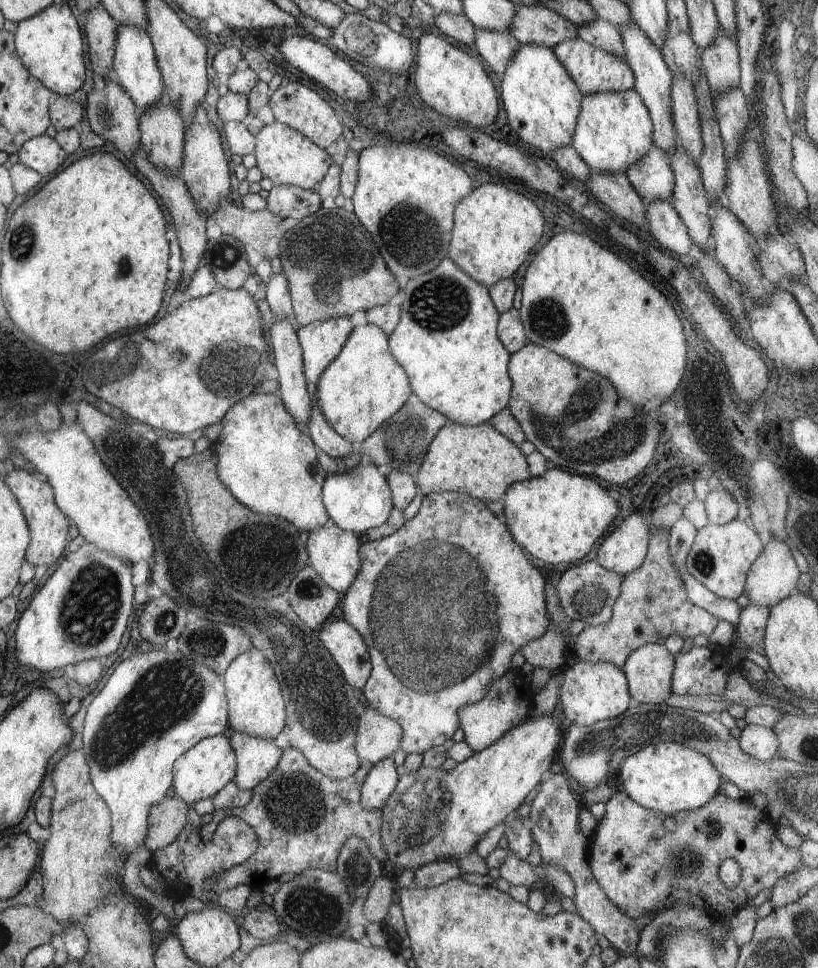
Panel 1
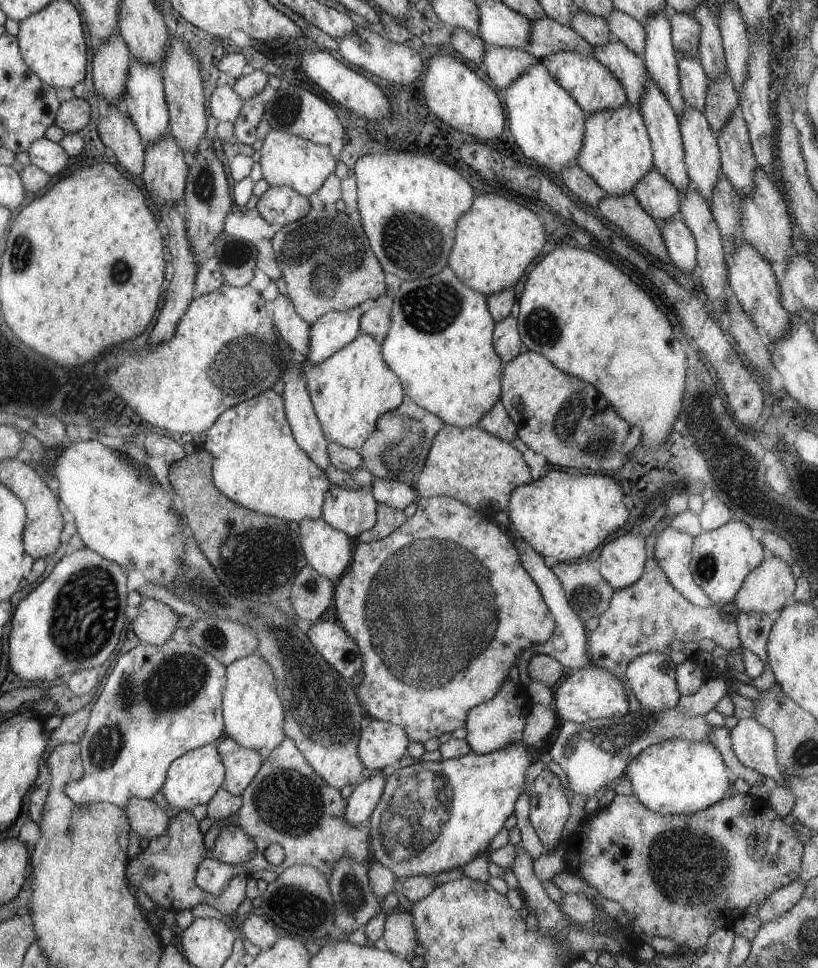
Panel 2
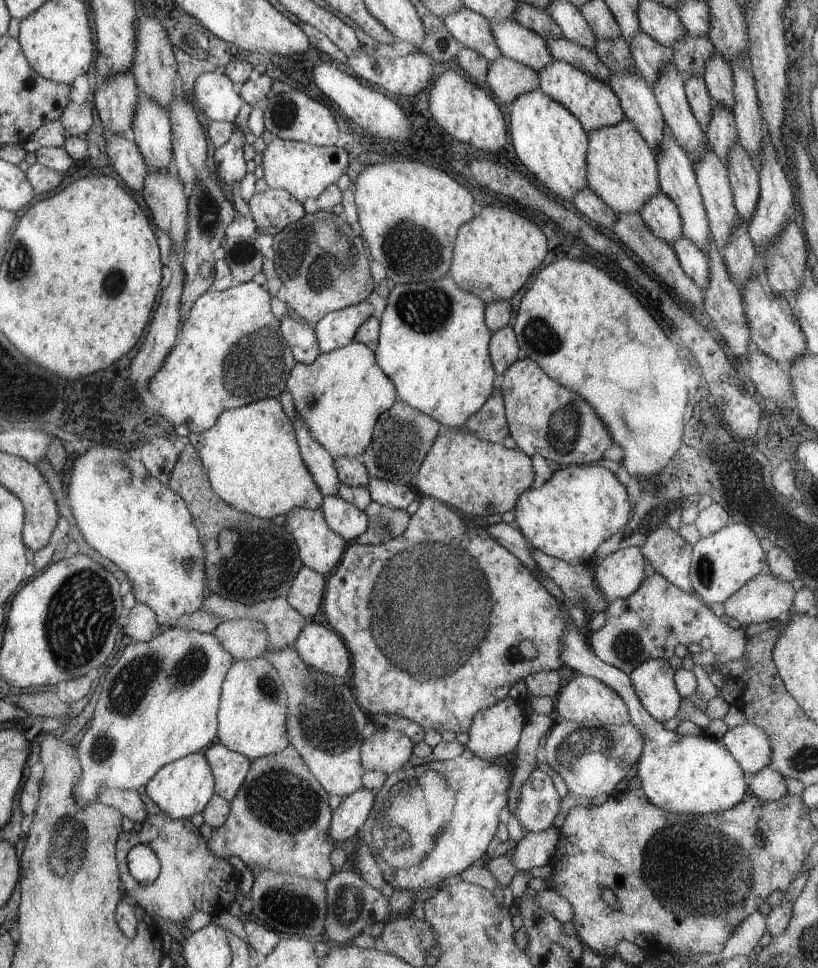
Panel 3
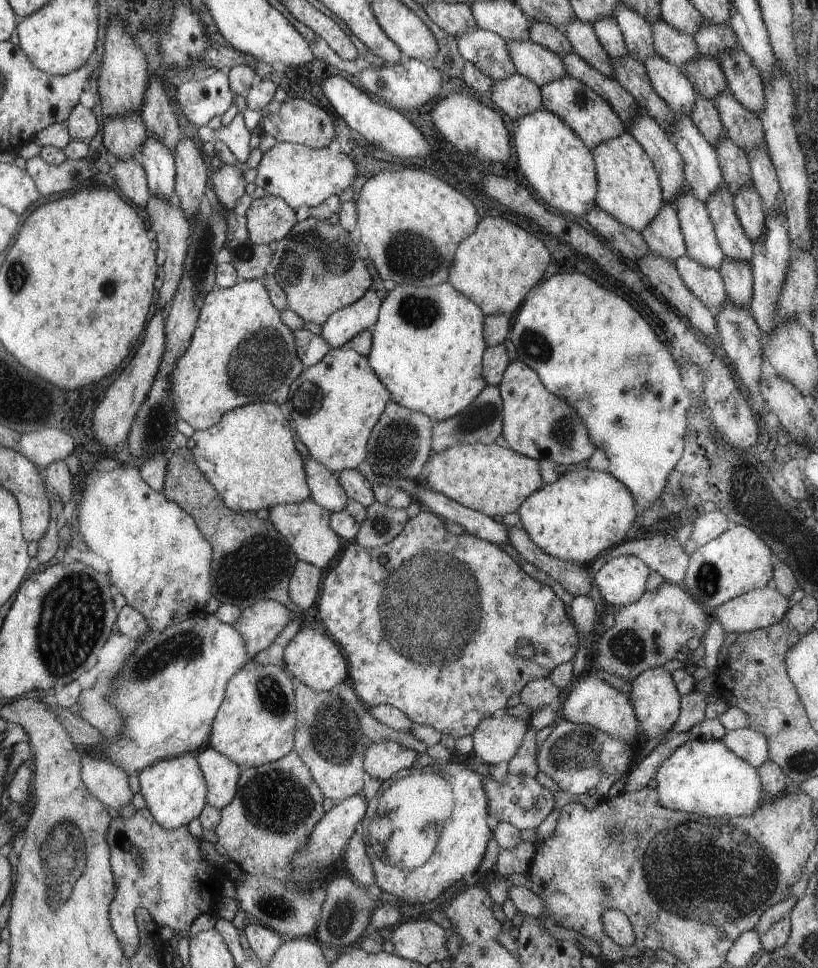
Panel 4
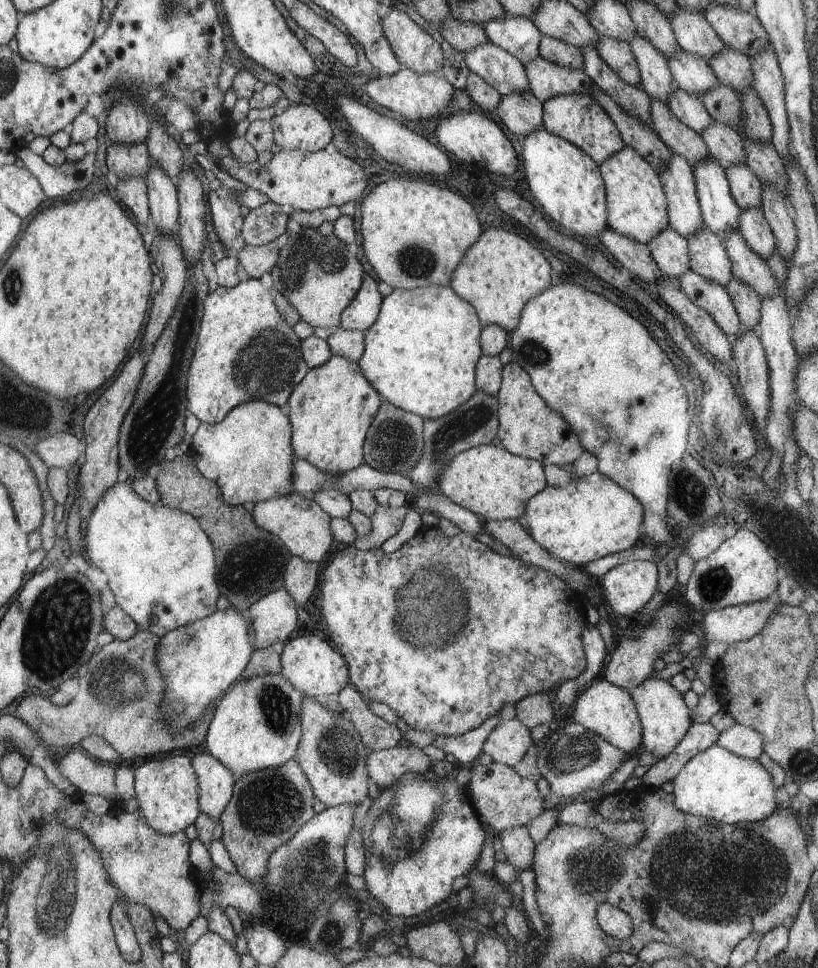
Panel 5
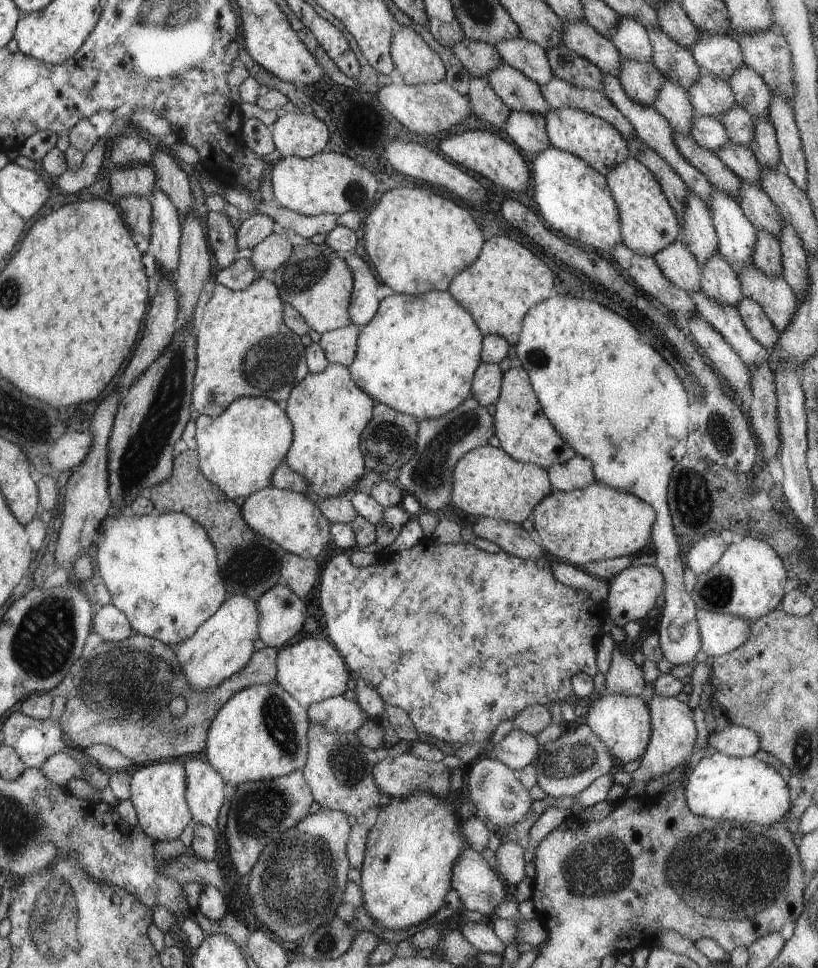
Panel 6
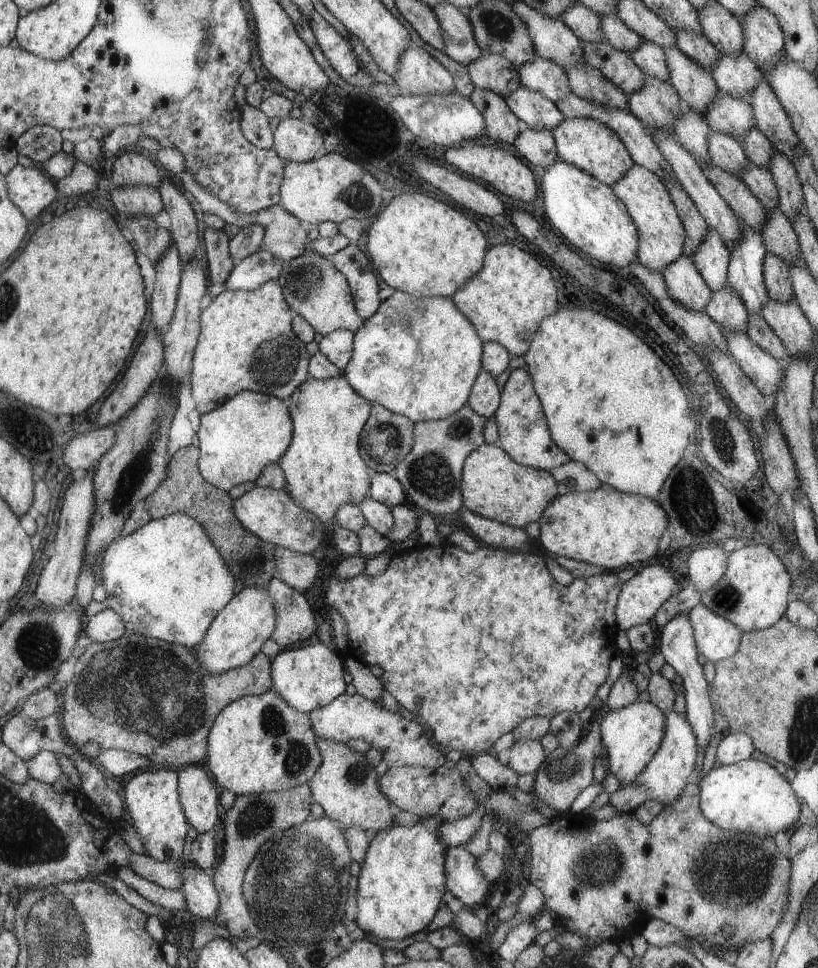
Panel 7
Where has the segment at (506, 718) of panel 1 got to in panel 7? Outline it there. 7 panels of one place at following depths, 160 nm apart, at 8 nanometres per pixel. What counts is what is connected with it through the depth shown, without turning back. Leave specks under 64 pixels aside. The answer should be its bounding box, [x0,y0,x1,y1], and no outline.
[507,739,547,775]

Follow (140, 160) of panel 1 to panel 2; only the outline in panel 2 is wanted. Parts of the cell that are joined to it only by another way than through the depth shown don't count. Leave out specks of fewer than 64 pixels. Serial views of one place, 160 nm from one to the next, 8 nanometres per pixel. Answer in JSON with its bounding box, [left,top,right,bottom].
[148,205,199,347]

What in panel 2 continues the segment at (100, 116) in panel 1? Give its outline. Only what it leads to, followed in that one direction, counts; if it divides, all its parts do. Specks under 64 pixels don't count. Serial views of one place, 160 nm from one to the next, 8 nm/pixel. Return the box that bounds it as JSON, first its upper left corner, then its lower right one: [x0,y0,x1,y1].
[97,105,145,176]

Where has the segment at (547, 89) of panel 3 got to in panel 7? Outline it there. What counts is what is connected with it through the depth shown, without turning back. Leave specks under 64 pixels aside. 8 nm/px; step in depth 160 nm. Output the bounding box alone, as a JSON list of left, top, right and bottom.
[553,118,635,186]

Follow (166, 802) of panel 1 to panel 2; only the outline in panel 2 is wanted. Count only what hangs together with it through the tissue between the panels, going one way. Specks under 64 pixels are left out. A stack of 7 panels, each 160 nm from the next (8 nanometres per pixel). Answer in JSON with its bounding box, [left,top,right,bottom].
[126,798,171,843]

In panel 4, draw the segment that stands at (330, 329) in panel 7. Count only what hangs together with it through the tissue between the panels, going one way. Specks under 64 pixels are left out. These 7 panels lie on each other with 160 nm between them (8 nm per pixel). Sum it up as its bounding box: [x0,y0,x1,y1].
[270,217,372,326]

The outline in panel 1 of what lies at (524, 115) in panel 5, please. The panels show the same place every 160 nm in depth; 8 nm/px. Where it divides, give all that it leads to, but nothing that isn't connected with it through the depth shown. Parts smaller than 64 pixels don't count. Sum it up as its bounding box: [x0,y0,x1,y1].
[474,29,521,74]

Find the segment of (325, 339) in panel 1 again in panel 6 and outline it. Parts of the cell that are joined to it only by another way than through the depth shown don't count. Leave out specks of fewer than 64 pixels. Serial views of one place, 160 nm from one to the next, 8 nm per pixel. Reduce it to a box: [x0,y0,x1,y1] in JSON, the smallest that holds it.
[344,253,379,327]

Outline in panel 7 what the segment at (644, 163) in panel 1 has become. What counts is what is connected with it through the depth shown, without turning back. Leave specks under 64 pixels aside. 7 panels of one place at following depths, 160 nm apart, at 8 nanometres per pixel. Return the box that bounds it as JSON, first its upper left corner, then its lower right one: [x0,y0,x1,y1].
[662,254,710,312]

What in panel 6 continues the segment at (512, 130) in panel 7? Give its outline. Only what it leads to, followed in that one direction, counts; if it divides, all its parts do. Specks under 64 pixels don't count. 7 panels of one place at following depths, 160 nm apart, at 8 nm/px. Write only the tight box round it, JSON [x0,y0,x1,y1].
[467,77,511,130]

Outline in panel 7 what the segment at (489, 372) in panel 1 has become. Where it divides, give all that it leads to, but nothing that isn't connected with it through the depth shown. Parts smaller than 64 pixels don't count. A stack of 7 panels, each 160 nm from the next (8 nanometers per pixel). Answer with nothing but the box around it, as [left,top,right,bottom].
[343,291,483,423]

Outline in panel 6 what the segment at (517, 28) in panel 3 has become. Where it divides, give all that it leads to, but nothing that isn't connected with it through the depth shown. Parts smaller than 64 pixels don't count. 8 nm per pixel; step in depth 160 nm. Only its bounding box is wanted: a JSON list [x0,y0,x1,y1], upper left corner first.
[540,76,635,141]

